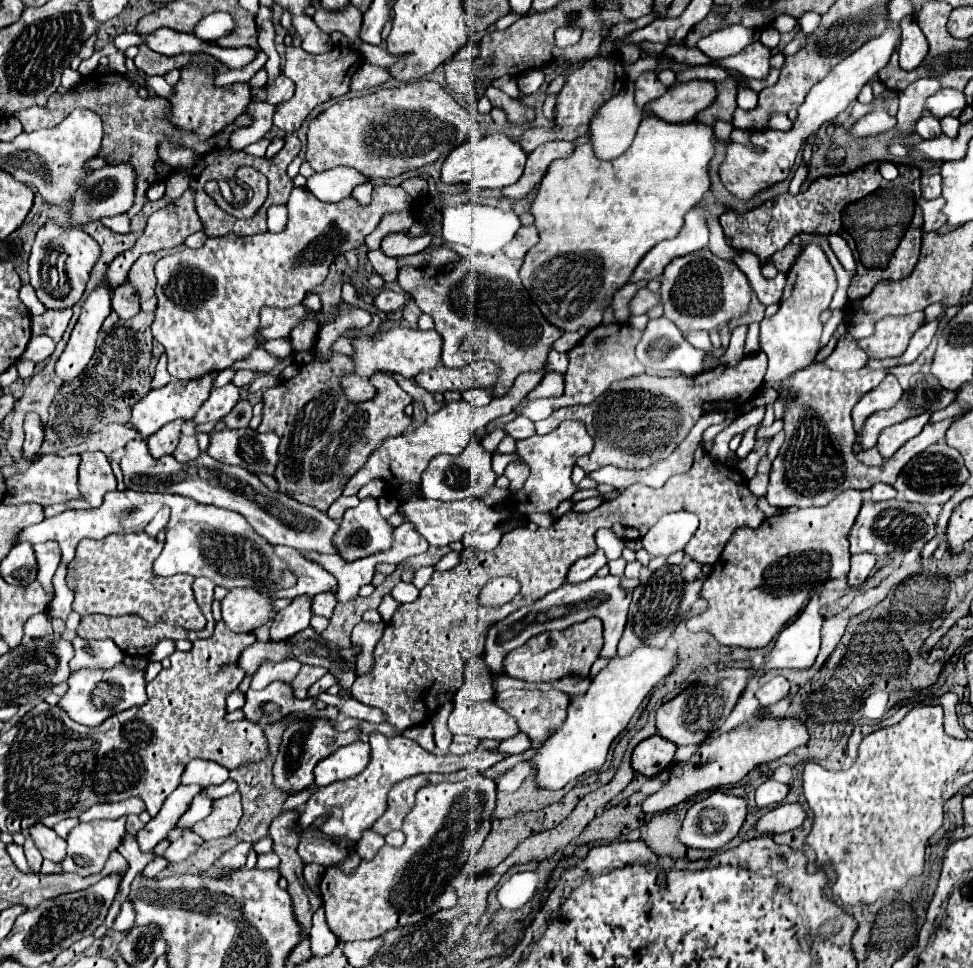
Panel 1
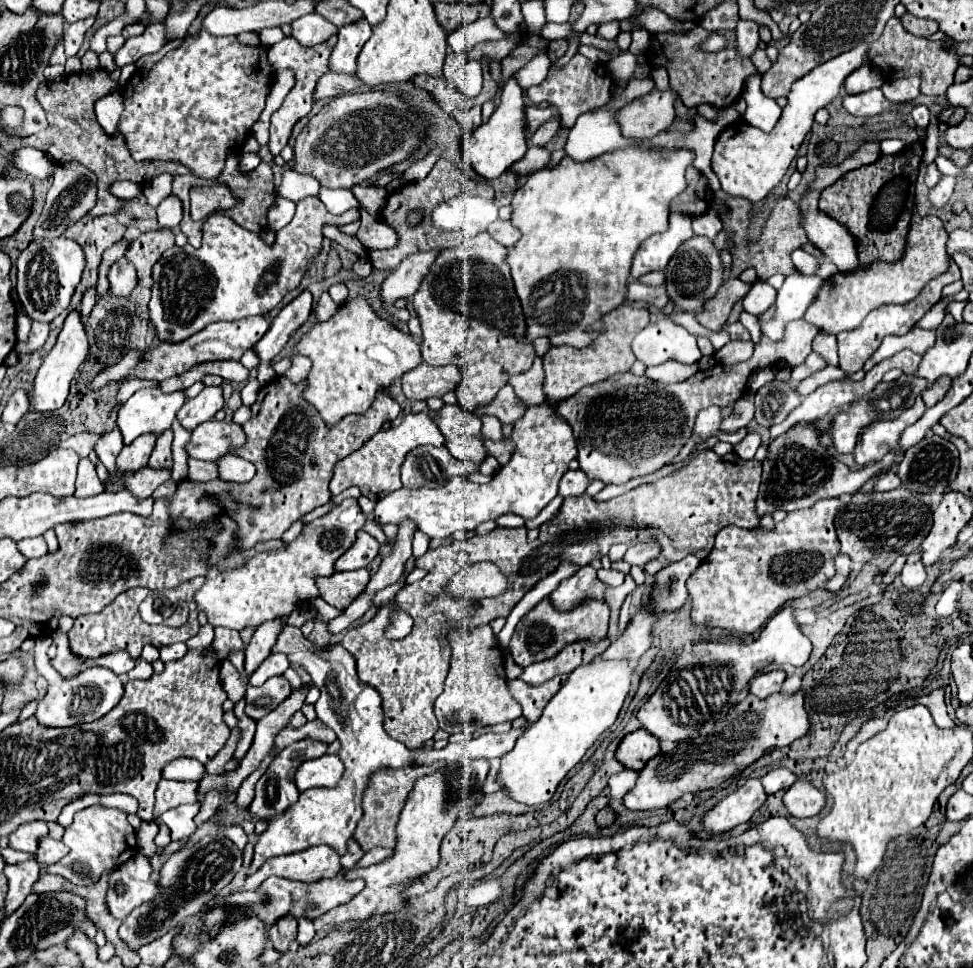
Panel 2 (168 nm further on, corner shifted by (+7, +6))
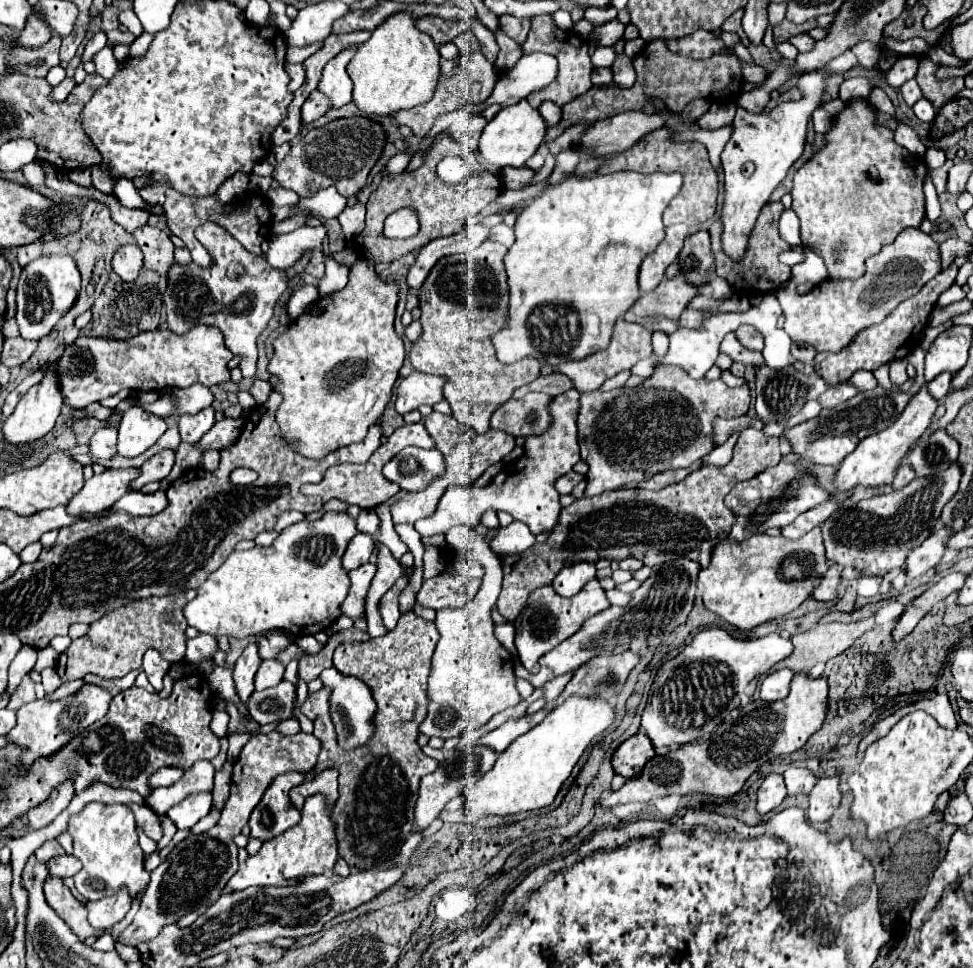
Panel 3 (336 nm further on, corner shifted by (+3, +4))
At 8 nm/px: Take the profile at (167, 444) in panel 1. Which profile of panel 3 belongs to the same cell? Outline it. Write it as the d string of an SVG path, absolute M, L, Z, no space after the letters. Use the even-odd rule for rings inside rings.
M136 468L104 470L84 482L84 488L66 504L70 516L98 514L112 508L126 492L130 492L130 480L138 476Z

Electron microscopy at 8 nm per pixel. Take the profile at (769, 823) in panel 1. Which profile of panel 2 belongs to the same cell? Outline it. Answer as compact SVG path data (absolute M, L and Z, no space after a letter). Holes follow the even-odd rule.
M798 780L790 790L784 792L784 808L794 818L808 818L816 816L824 806L824 794L814 788L808 780Z

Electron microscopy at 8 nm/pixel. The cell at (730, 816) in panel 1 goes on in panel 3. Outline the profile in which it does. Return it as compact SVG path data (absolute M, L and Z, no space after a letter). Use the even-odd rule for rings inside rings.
M768 774L758 790L758 812L764 816L772 810L776 810L786 798L786 786L784 786L784 778L780 774Z

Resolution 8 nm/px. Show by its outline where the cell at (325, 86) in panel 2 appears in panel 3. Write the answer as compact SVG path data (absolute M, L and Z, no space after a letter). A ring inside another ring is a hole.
M318 90L310 92L310 96L302 104L302 124L310 124L310 122L318 120L320 116L326 114L326 110L328 110L326 96L322 96Z

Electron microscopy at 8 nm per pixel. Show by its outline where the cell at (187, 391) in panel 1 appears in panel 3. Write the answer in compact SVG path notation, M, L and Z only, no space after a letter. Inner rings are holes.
M130 408L118 426L118 454L124 458L136 458L156 444L164 432L164 418L148 414L142 408Z

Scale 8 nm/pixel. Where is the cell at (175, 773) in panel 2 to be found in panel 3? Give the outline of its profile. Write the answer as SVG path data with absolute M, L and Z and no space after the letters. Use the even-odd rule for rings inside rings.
M160 768L158 772L154 772L154 776L150 776L150 790L176 784L182 778L182 774L184 772L180 768Z

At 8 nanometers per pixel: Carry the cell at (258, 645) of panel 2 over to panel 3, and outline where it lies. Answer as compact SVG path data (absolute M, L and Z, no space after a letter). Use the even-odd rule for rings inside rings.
M250 644L250 646L242 652L242 656L238 658L238 662L234 664L234 674L232 674L232 678L234 678L236 694L238 694L238 698L240 698L242 704L246 704L248 698L250 698L250 694L254 692L254 674L256 674L256 670L258 670L260 662L262 662L262 660L260 660L260 656L258 656L256 644Z

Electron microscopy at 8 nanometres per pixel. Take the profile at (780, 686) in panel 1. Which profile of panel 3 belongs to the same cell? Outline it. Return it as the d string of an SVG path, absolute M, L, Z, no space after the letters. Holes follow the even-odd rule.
M788 668L774 670L772 674L768 674L764 678L764 682L760 684L760 698L764 702L774 702L774 700L782 700L784 696L788 696L792 676L794 676L794 672Z

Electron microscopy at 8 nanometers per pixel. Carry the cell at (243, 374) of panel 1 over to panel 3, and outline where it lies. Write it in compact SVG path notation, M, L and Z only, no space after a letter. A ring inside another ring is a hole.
M194 384L182 390L170 390L168 392L174 398L174 406L176 410L170 416L182 416L182 414L196 414L202 408L212 404L212 392L202 386L202 384Z

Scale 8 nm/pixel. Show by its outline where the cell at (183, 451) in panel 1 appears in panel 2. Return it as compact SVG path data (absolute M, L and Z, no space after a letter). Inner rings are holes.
M166 430L166 434L160 434L156 440L156 448L150 456L148 466L152 468L170 468L172 464L172 430Z

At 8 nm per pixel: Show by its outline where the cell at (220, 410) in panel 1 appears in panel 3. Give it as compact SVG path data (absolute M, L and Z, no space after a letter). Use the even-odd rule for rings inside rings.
M204 408L194 416L182 416L180 422L178 422L182 442L196 444L214 426L214 422L216 420L214 420L214 410L212 408Z

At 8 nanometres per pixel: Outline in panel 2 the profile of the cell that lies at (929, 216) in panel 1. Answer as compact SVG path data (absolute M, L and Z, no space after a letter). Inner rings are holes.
M944 176L930 192L928 192L928 200L934 208L944 208L946 202L950 200L952 192L954 192L954 184L956 180L952 176Z

